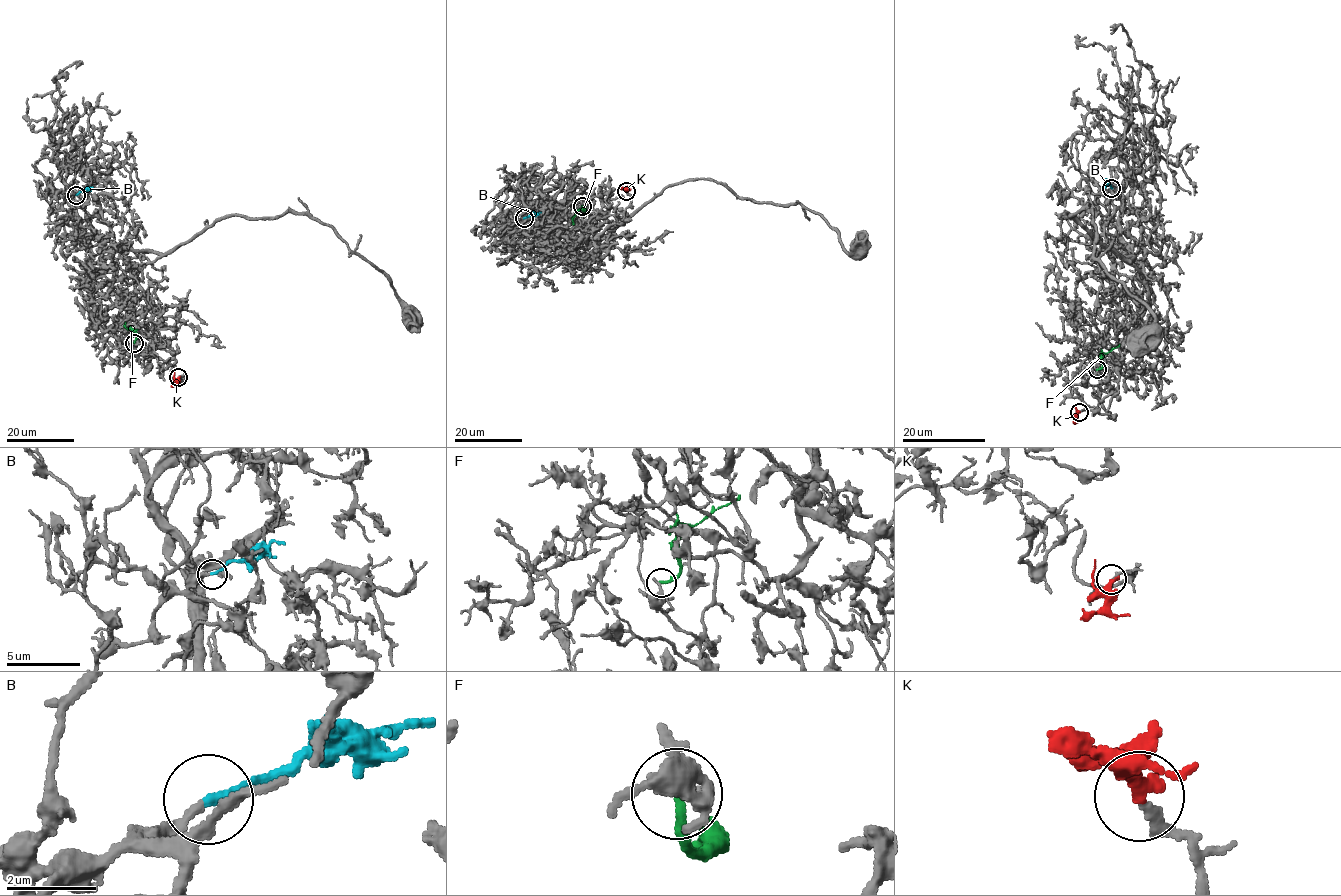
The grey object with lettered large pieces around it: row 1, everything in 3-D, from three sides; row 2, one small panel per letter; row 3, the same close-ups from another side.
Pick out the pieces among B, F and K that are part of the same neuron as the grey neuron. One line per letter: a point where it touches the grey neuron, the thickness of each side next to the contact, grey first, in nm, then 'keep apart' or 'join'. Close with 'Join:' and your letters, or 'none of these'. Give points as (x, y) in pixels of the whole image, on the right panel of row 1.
B: (1111, 188) | 200/170 nm | join
F: (1097, 369) | 200/240 nm | keep apart
K: (1079, 412) | 180/360 nm | join
Join: B, K

